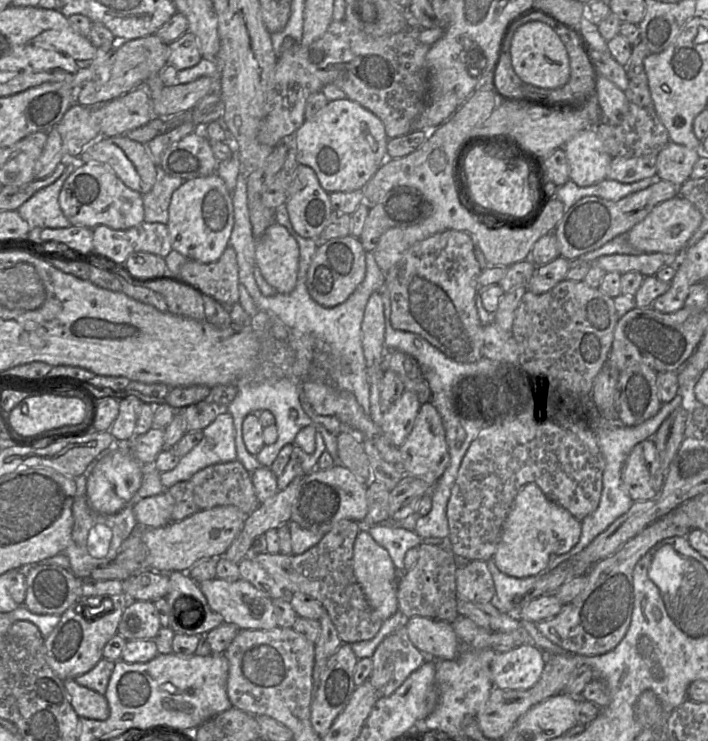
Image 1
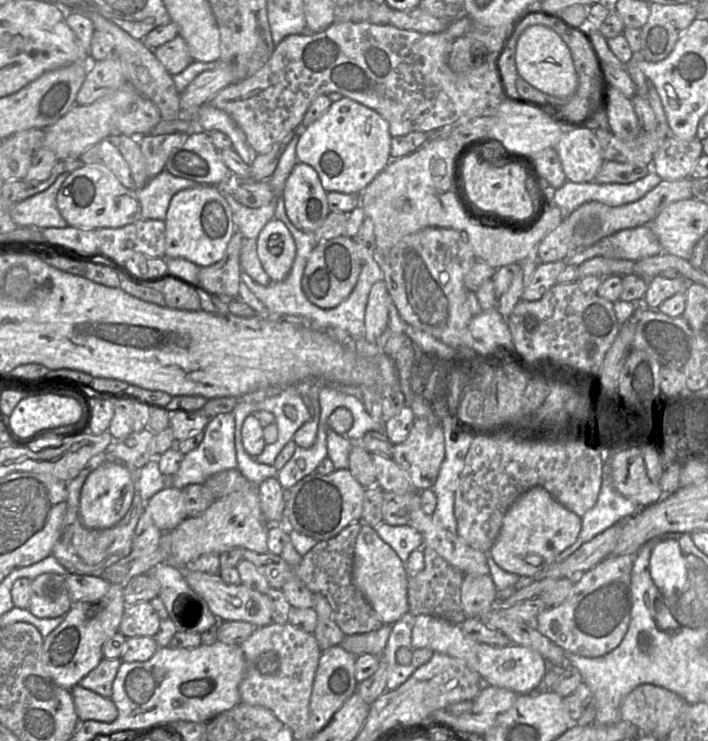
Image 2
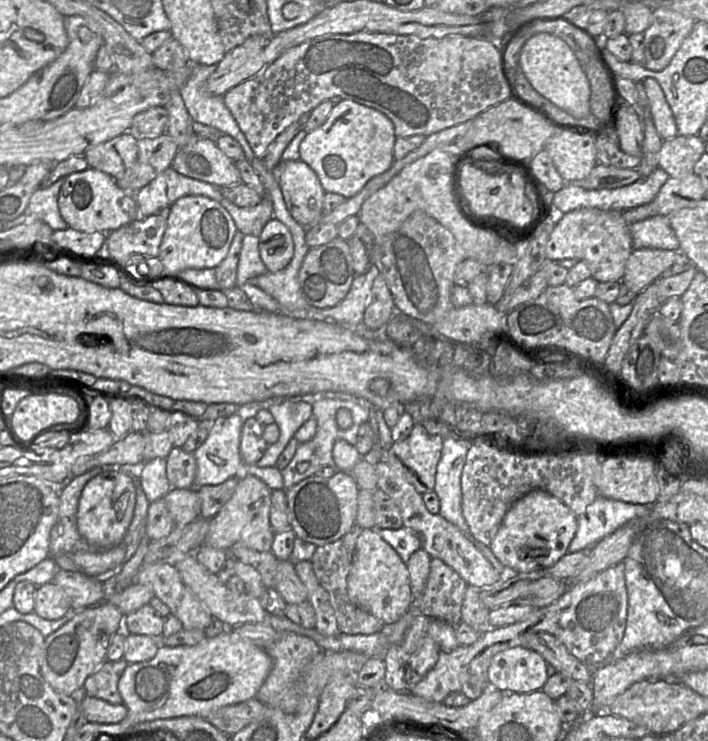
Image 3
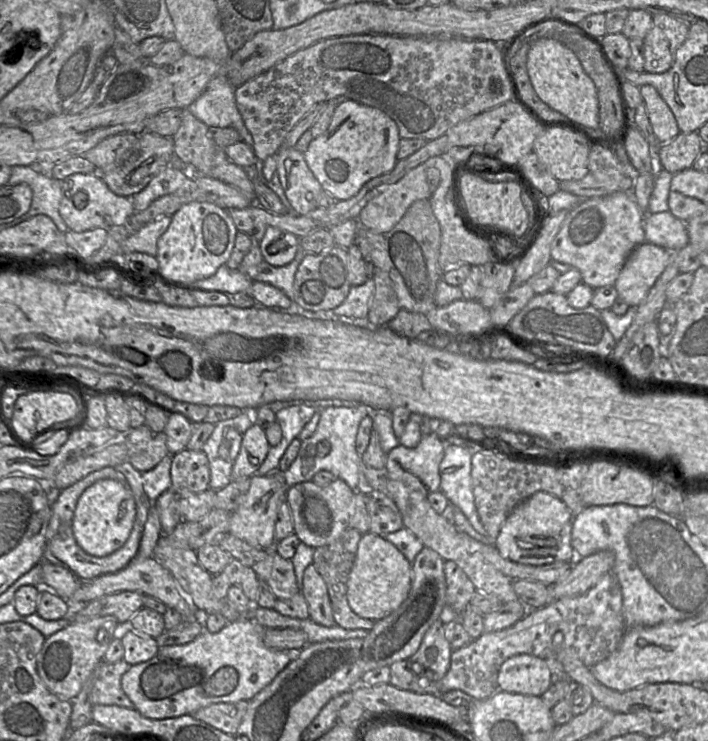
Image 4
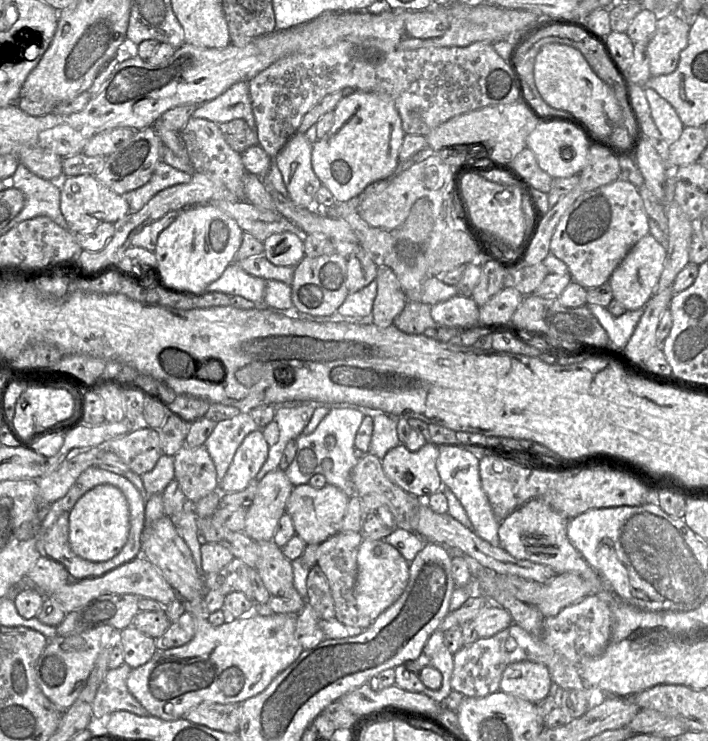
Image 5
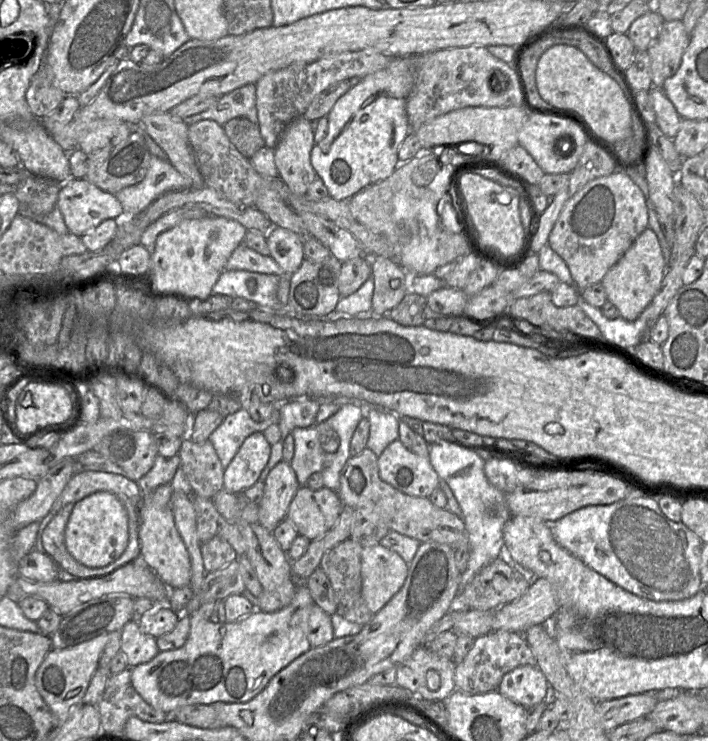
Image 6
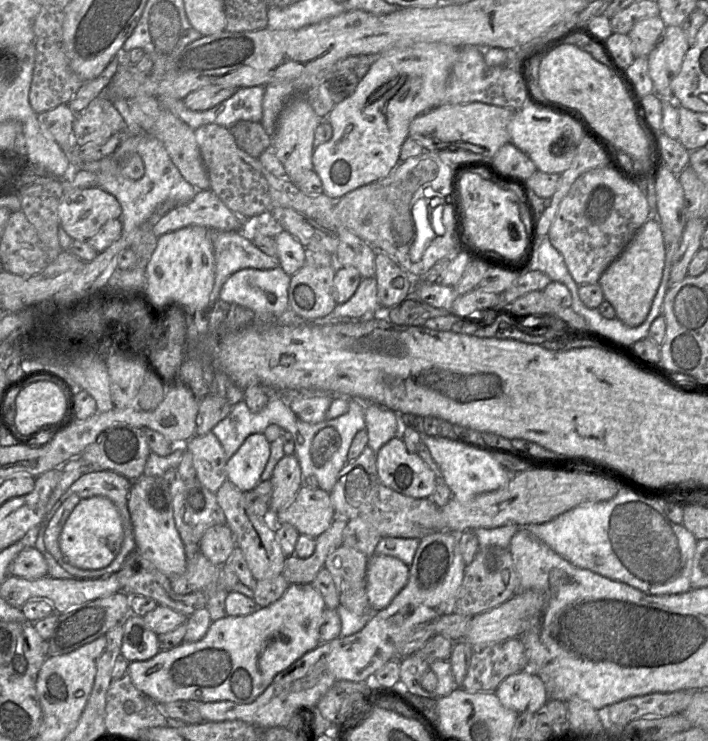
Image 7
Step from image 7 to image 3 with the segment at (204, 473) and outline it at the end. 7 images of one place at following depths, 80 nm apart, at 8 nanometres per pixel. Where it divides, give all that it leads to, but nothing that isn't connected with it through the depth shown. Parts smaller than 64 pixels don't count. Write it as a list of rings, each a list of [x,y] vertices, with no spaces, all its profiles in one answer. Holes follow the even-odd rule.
[[[173,447],[166,457],[166,474],[171,488],[188,489],[193,486],[197,464],[193,453]]]

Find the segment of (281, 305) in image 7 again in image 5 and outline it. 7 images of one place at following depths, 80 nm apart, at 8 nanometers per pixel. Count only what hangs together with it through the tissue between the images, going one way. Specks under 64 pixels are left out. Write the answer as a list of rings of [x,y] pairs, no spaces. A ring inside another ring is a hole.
[[[238,263],[230,264],[223,274],[210,283],[208,292],[221,292],[233,296],[242,296],[256,305],[264,305],[266,280],[244,271]]]

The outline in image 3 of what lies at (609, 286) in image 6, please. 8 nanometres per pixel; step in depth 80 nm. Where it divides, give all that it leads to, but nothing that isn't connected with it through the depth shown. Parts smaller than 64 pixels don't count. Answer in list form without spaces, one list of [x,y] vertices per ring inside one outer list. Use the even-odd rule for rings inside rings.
[[[654,248],[633,249],[625,268],[621,283],[637,295],[648,285],[670,269],[680,251]]]

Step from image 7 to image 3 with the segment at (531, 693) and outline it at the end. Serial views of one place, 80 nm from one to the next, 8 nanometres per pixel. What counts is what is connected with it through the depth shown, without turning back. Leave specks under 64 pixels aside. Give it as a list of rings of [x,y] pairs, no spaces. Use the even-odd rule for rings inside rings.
[[[516,646],[493,657],[488,675],[490,686],[504,693],[530,693],[545,685],[547,662],[537,652]]]

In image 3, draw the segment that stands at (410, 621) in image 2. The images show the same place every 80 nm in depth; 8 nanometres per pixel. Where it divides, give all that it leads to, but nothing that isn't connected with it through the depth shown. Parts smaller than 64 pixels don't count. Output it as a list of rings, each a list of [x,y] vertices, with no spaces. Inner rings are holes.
[[[417,614],[400,644],[390,645],[383,662],[386,673],[384,685],[396,692],[408,692],[418,683],[437,663],[440,646],[426,634],[430,618]]]

